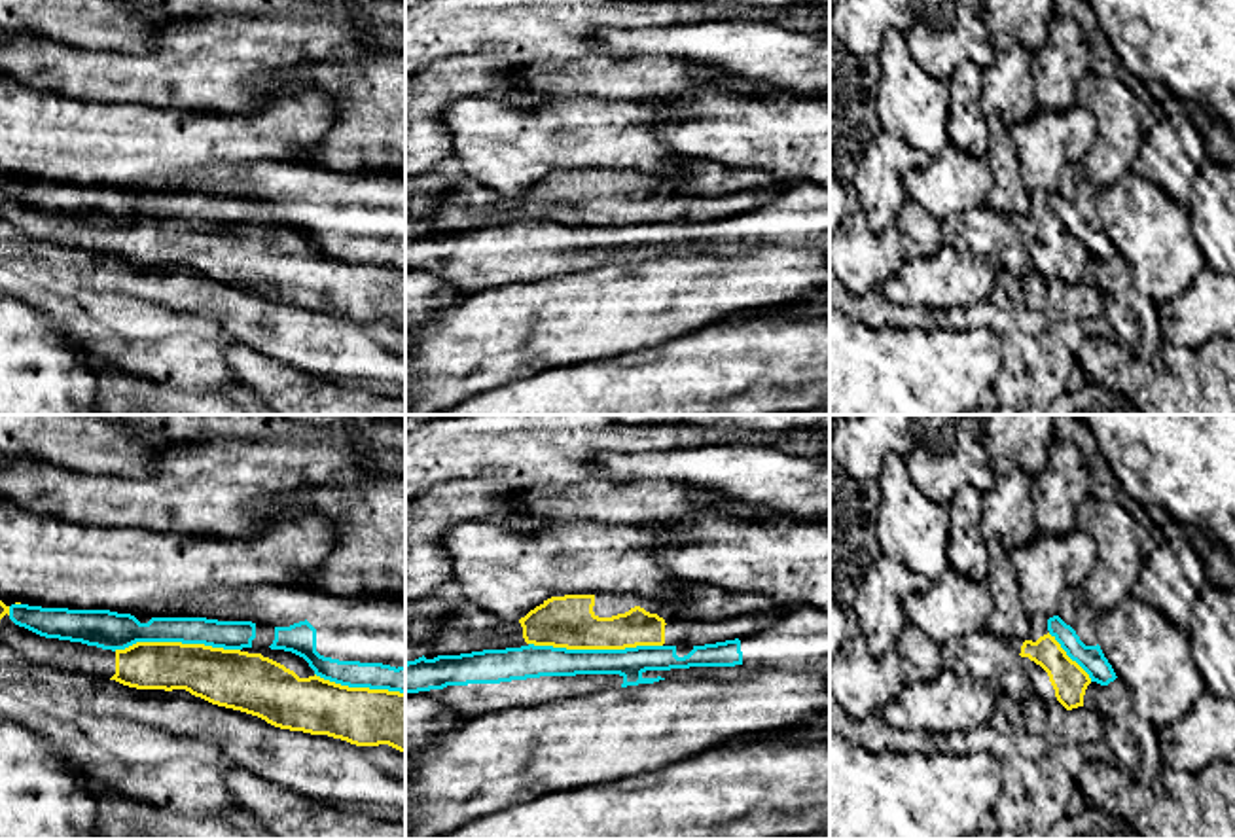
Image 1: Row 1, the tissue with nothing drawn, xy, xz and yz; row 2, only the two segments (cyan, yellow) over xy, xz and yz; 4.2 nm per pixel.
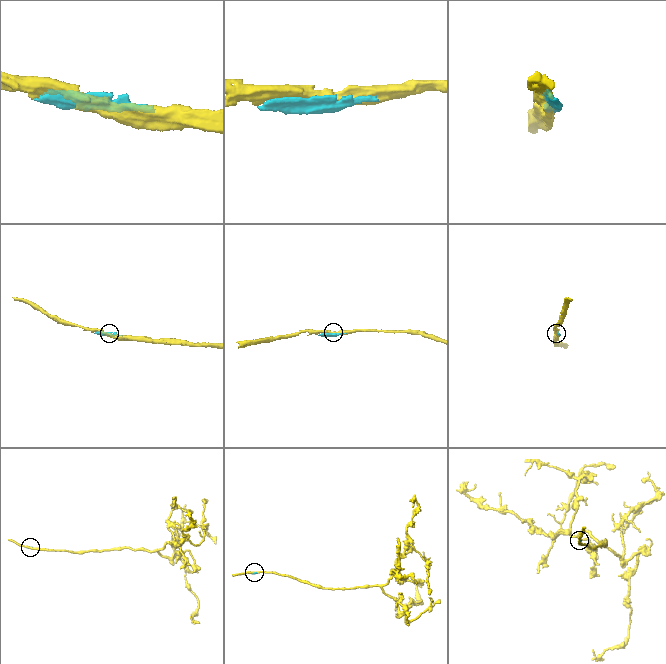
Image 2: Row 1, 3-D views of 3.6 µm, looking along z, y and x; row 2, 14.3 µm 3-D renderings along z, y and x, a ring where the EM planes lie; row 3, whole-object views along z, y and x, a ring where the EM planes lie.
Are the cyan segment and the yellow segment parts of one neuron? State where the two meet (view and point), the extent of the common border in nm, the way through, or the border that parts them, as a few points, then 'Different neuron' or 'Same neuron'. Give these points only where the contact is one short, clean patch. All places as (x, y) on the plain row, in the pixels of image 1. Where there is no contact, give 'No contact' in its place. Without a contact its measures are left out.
Touches cyan at xz (595, 226). Shared border 550 nm. Different neuron

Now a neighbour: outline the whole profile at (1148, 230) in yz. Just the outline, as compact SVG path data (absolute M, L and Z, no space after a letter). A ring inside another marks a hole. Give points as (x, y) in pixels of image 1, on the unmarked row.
M1133 170L1116 186L1099 189L1097 214L1116 252L1127 261L1133 290L1157 307L1178 297L1207 267L1188 210Z

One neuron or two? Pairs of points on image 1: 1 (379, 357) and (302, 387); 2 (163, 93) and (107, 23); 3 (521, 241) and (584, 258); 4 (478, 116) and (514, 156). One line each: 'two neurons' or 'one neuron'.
1: two neurons
2: two neurons
3: one neuron
4: one neuron

